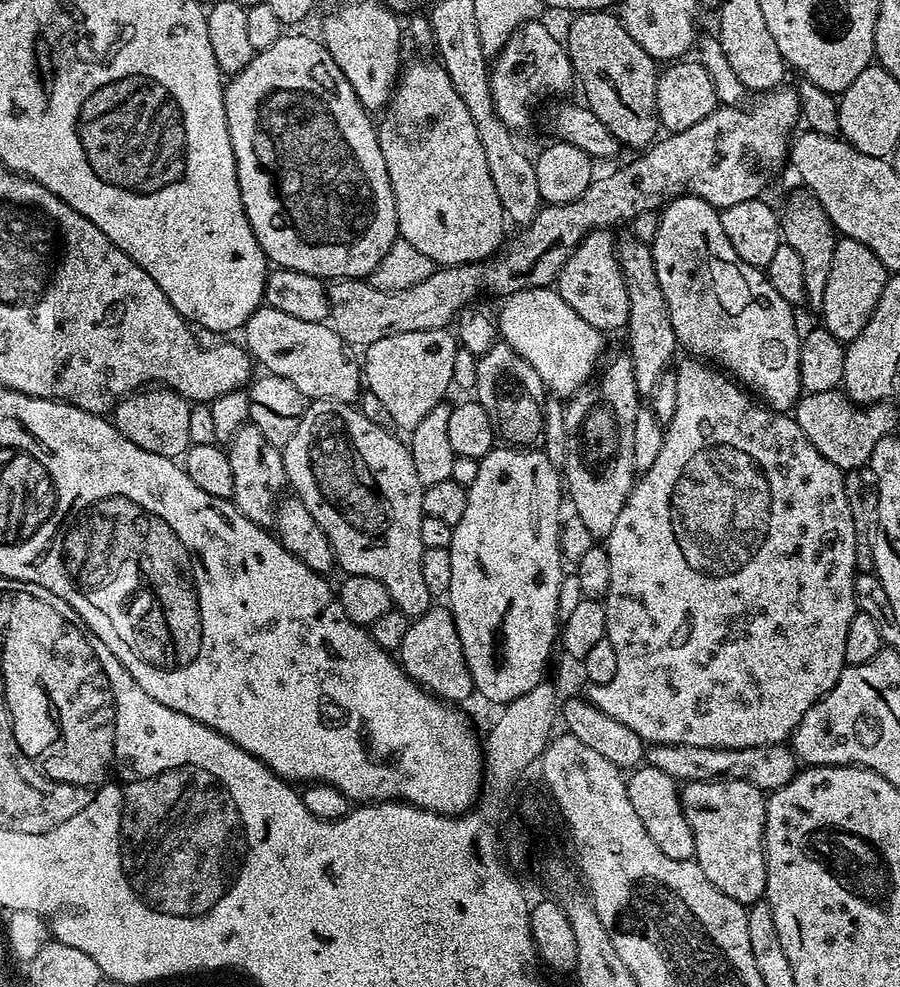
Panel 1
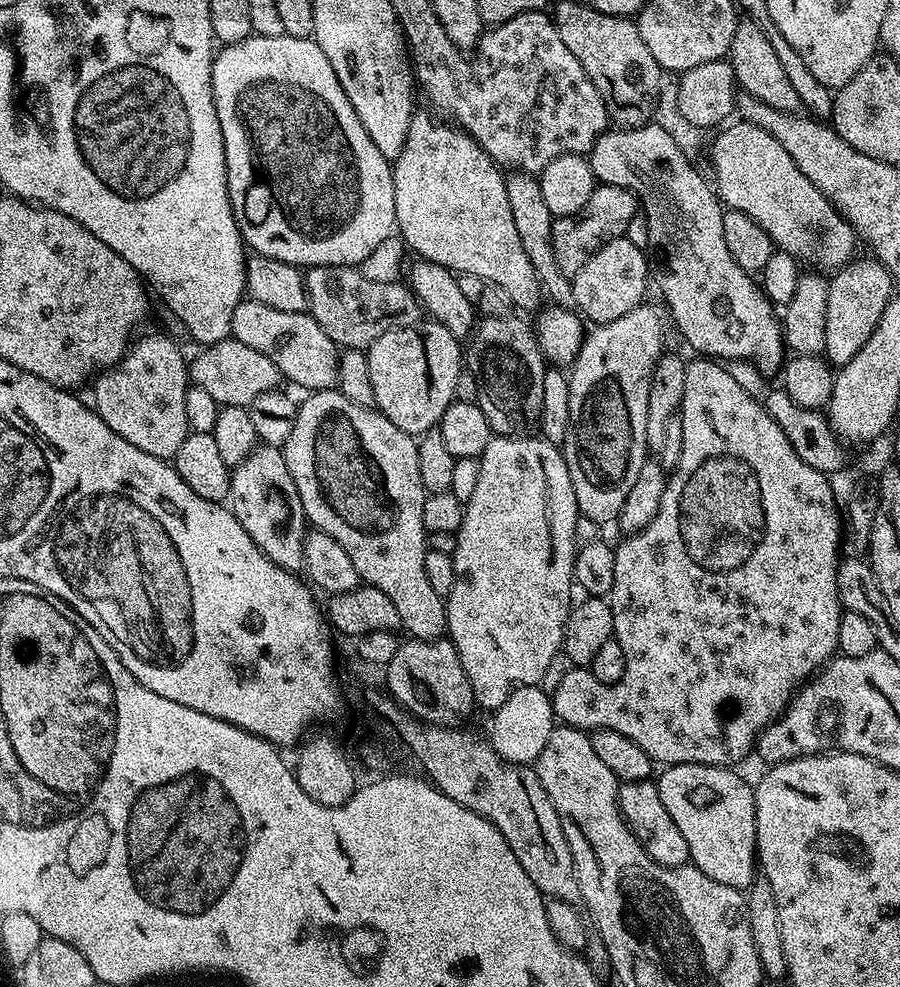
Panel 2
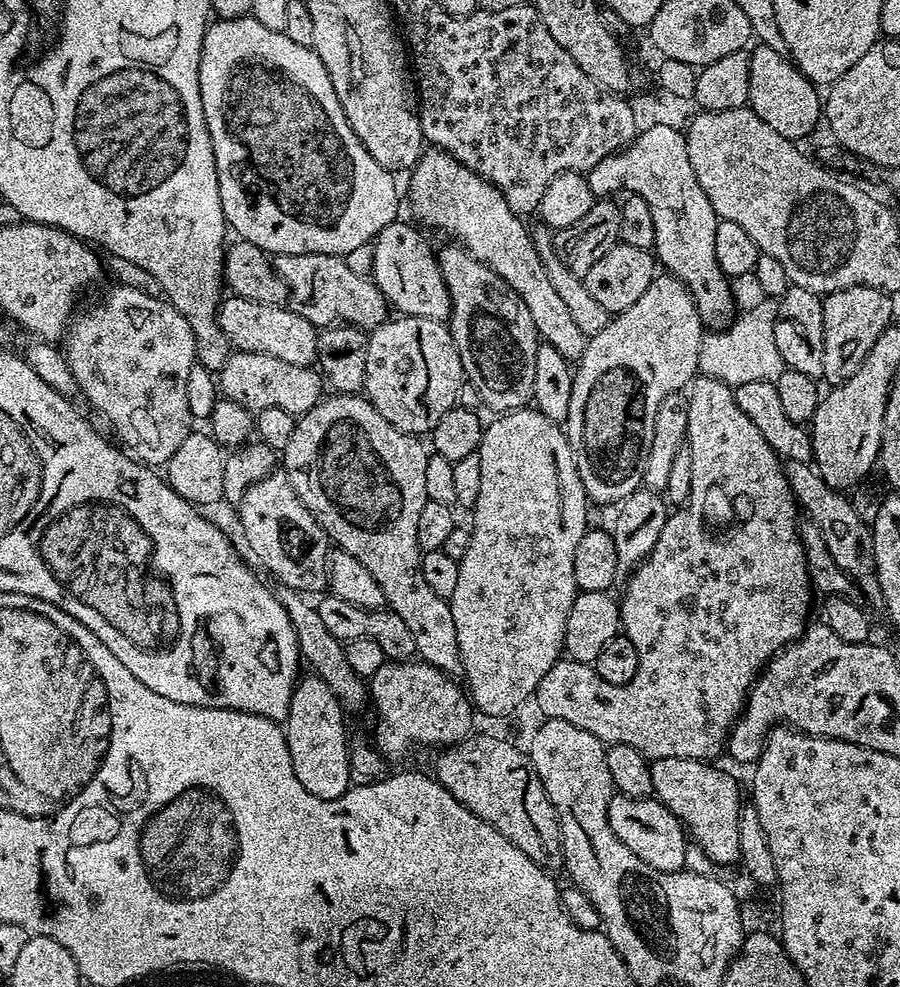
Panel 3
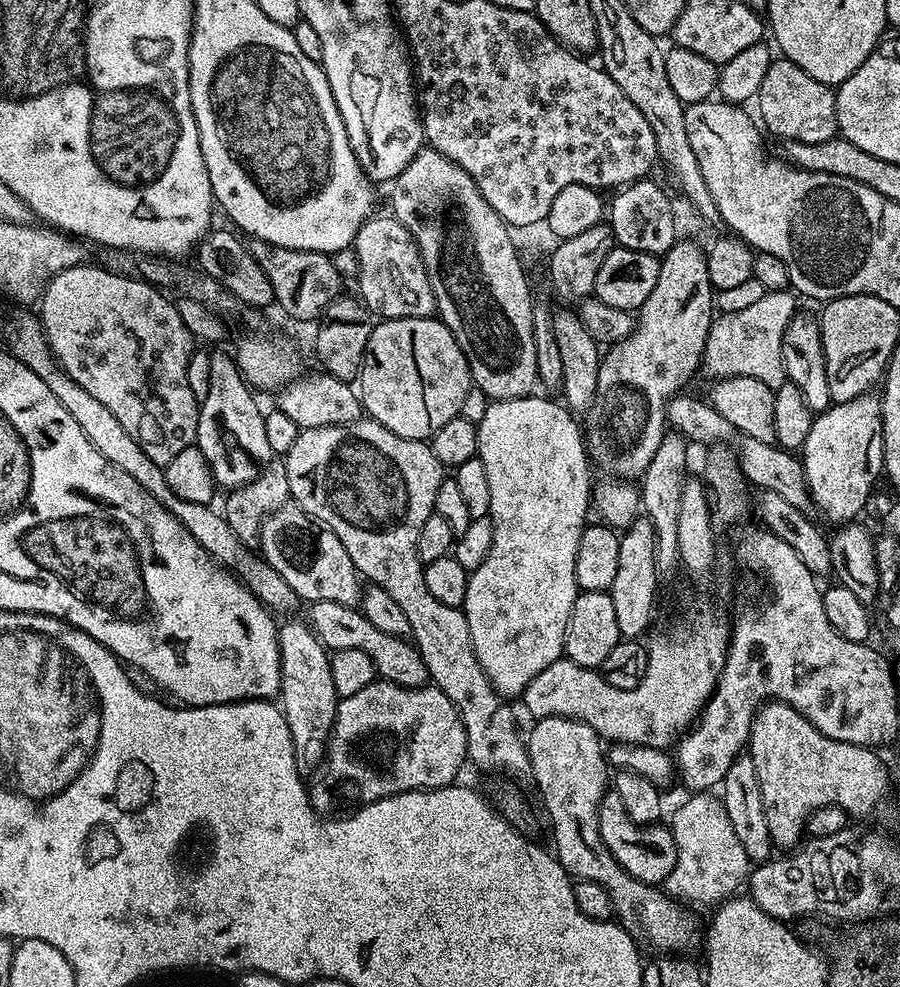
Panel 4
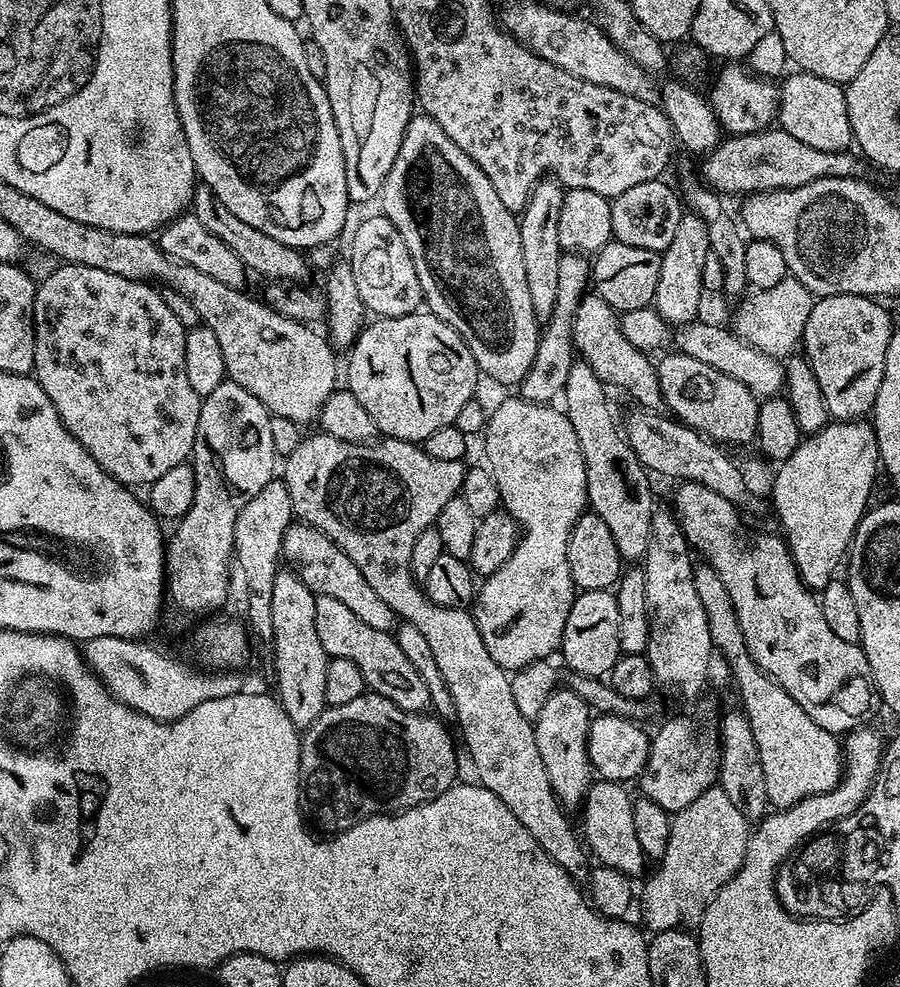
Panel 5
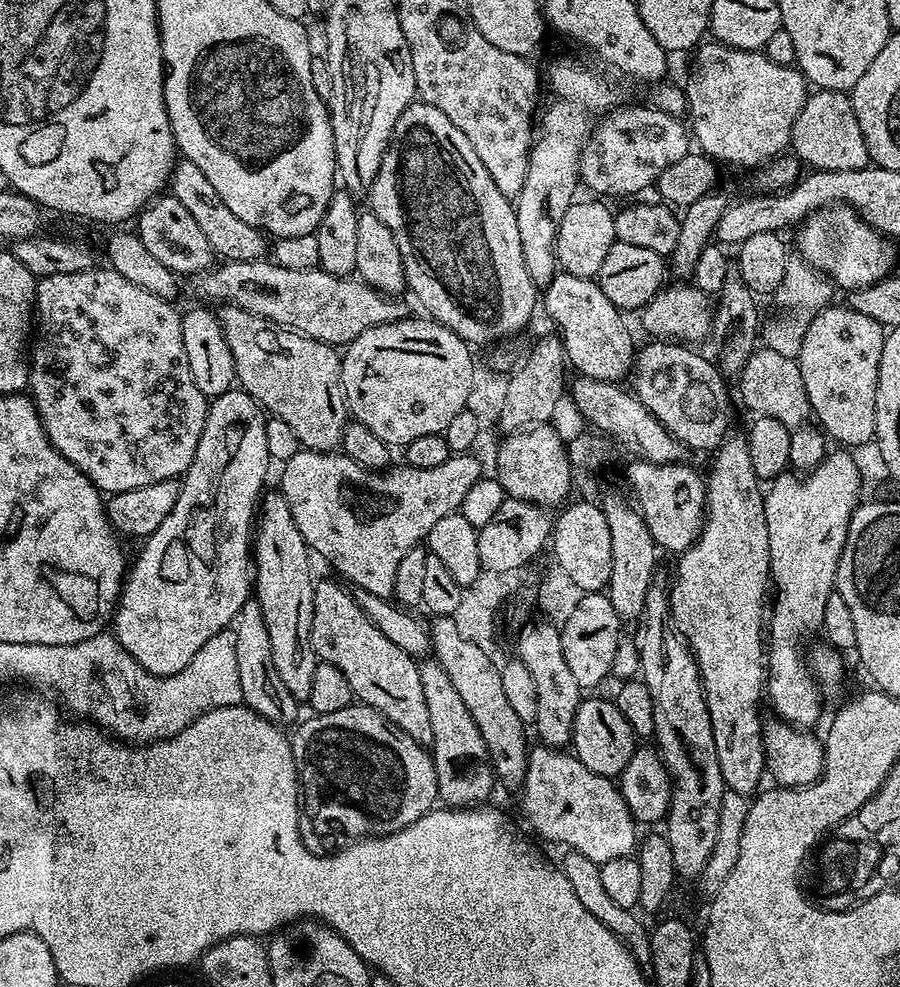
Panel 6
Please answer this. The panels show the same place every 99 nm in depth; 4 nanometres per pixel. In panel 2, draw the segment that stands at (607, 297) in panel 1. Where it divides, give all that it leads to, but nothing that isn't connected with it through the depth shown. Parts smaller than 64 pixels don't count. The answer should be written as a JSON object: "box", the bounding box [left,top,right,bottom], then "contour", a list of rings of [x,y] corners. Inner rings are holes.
{"box":[570,235,648,325],"contour":[[[622,235],[606,242],[606,246],[599,248],[572,275],[570,279],[574,290],[574,305],[585,317],[588,315],[592,319],[593,325],[614,322],[614,318],[622,318],[622,314],[630,314],[630,310],[634,310],[639,304],[645,303],[644,291],[648,288],[648,260],[644,255],[646,255],[645,249],[634,246],[634,242],[630,242],[627,235]]]}

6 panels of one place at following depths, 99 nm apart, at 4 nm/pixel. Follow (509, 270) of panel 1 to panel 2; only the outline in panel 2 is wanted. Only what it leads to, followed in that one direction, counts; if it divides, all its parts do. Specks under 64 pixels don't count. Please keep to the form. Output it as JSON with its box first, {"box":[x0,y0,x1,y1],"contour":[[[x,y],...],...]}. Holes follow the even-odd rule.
{"box":[302,184,638,349],"contour":[[[600,184],[578,215],[555,217],[552,221],[552,245],[561,272],[571,278],[599,248],[606,246],[606,242],[625,235],[630,218],[637,215],[638,198],[635,194],[625,188]],[[314,266],[307,269],[302,276],[304,282],[304,293],[308,296],[306,311],[309,316],[326,330],[328,337],[337,346],[344,348],[367,349],[382,334],[386,334],[395,328],[405,328],[411,324],[421,323],[422,309],[420,303],[416,301],[416,295],[404,282],[374,282],[363,276],[361,269],[356,266]]]}

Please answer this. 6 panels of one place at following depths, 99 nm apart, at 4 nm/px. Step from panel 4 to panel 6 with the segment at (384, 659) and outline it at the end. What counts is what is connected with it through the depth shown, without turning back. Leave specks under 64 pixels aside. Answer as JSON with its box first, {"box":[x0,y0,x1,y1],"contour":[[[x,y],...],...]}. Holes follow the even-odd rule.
{"box":[312,579,431,741],"contour":[[[317,579],[312,589],[312,648],[317,657],[325,664],[338,666],[346,674],[353,697],[359,703],[377,708],[391,724],[396,724],[415,740],[431,741],[430,710],[426,710],[419,663],[398,650],[398,646],[394,646],[394,642],[390,642],[390,638],[386,638],[386,634],[382,634],[382,630],[378,630],[372,619],[360,609],[355,595],[340,584]]]}

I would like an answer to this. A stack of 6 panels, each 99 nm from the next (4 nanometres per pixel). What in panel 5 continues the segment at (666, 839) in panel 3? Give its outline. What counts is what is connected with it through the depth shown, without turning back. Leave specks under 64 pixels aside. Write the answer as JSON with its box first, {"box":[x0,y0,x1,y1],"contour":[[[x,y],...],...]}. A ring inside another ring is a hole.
{"box":[582,779,646,878],"contour":[[[597,779],[588,789],[582,801],[584,808],[584,836],[588,839],[587,847],[597,856],[605,868],[623,872],[629,878],[637,878],[644,872],[646,857],[642,846],[638,846],[638,834],[634,834],[634,814],[632,813],[633,797],[623,783],[614,780]]]}

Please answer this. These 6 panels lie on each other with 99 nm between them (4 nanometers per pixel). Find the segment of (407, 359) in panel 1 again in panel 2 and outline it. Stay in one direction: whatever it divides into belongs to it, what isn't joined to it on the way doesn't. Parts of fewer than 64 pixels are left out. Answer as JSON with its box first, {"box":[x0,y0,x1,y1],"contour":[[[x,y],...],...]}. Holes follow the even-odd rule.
{"box":[366,322,462,438],"contour":[[[421,322],[382,334],[382,338],[368,345],[366,351],[370,366],[370,383],[374,386],[375,407],[379,412],[390,418],[390,422],[394,422],[398,430],[407,432],[413,438],[433,431],[439,425],[442,414],[446,414],[446,410],[456,399],[456,383],[458,374],[462,371],[461,341],[456,340],[454,334],[446,330],[446,326],[435,322]]]}

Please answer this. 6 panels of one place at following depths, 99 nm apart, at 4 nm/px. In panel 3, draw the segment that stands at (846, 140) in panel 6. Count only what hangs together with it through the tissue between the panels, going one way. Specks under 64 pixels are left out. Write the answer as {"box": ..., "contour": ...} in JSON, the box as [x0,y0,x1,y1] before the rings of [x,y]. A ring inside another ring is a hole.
{"box":[748,43,822,142],"contour":[[[757,43],[751,49],[748,65],[750,66],[750,90],[748,104],[752,111],[770,126],[770,130],[778,130],[782,138],[800,142],[803,136],[808,136],[816,128],[816,123],[822,120],[822,96],[817,85],[801,74],[800,69],[791,59],[780,56],[770,46]]]}

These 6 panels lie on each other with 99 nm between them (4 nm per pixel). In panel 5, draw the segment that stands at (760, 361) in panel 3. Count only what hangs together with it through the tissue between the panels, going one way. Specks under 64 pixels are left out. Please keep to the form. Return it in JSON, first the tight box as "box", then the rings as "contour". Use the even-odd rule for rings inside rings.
{"box":[734,274,814,358],"contour":[[[789,274],[785,280],[778,282],[778,286],[770,286],[770,290],[761,292],[753,291],[740,303],[734,327],[735,335],[740,340],[767,356],[787,358],[793,355],[795,348],[792,347],[801,343],[814,303],[812,293],[806,286],[802,286],[802,282]]]}

